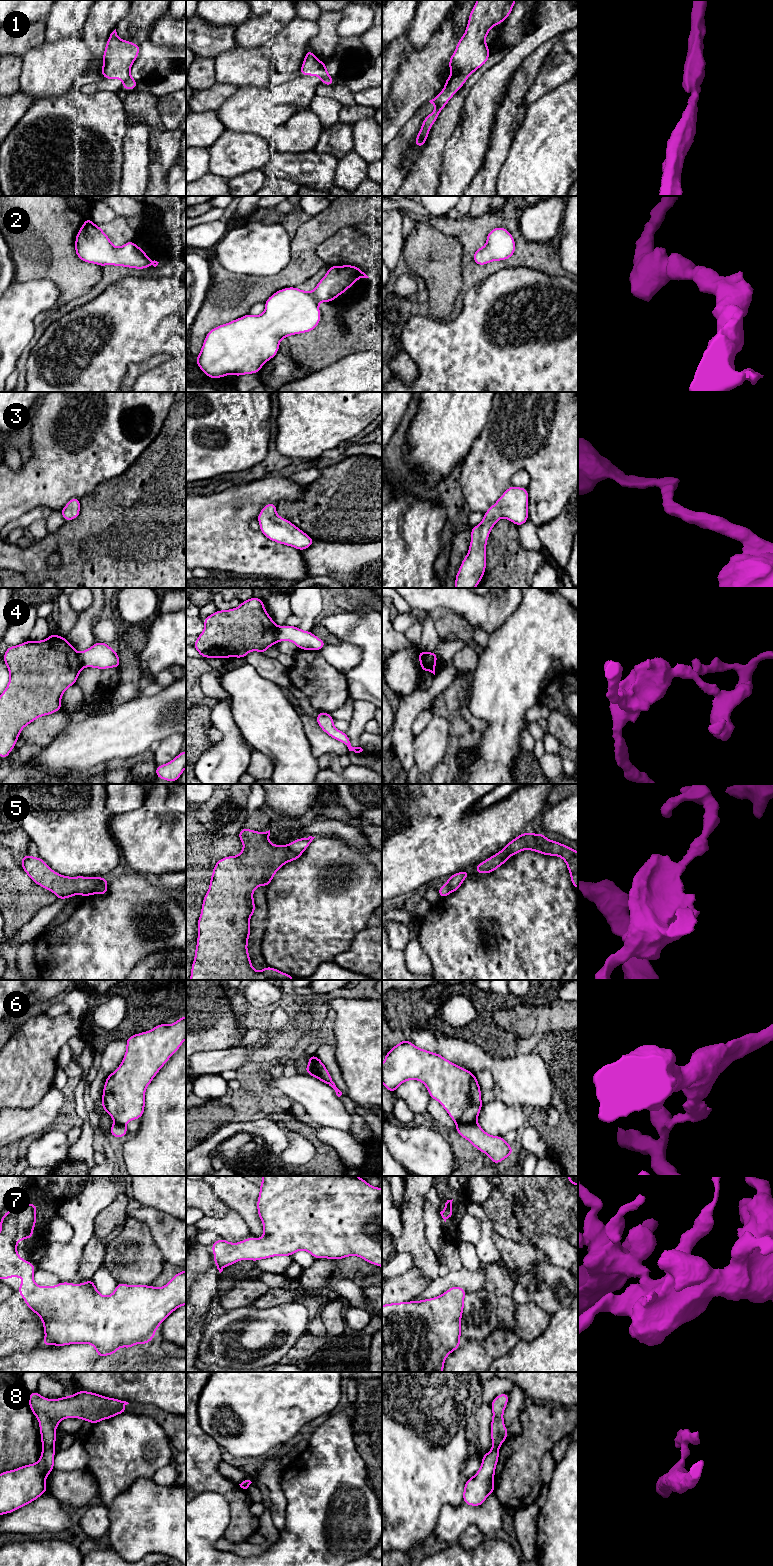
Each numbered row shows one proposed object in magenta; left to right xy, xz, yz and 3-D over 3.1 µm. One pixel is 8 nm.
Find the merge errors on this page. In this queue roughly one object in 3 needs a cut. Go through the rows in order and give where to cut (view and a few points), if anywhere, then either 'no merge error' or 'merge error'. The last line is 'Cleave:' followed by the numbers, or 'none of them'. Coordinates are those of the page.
1: cut none; no merge error
2: cut none; no merge error
3: cut none; no merge error
4: cut yz (422, 652), (426, 660), (435, 659); merge error
5: cut xz (286, 845), (293, 851), (301, 854); merge error
6: cut xz (315, 1056), (314, 1066), (317, 1072), (322, 1077), (331, 1080); merge error
7: cut none; no merge error
8: cut xy (53, 1446), (43, 1448); merge error
Cleave: 4, 5, 6, 8

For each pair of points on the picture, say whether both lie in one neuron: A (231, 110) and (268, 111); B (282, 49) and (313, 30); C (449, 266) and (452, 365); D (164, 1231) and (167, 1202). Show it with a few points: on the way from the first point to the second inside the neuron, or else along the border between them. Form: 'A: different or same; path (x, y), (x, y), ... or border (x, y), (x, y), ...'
A: same; path (240, 111), (259, 111)
B: same; path (290, 42), (301, 31), (305, 30)
C: different; border (429, 316), (435, 319), (448, 319)
D: different; border (143, 1207), (156, 1208), (175, 1218)

